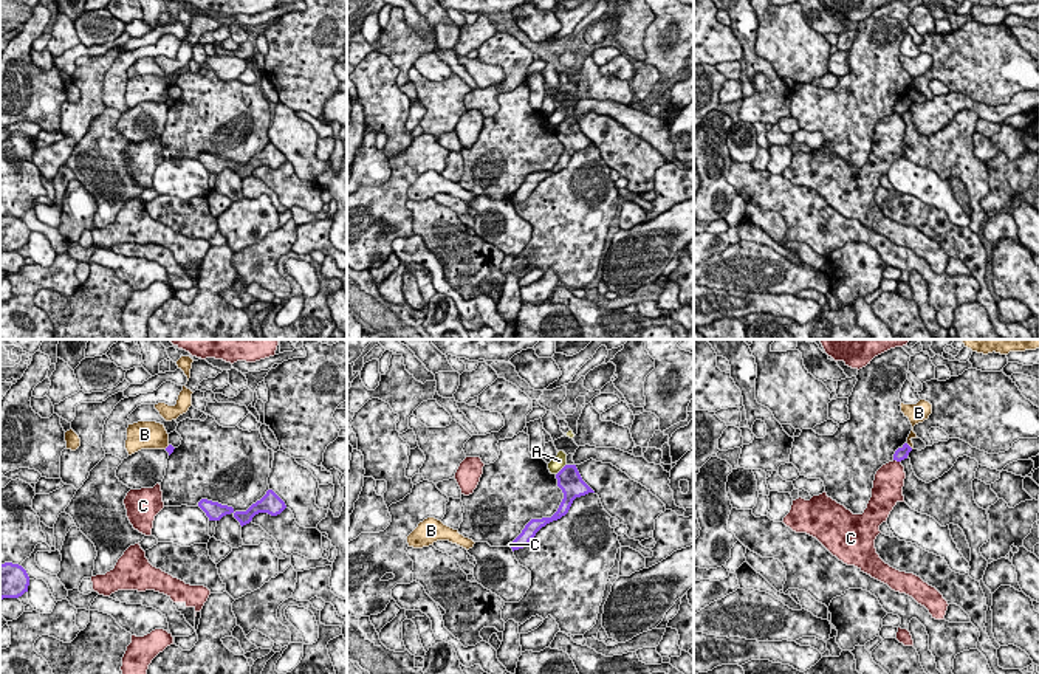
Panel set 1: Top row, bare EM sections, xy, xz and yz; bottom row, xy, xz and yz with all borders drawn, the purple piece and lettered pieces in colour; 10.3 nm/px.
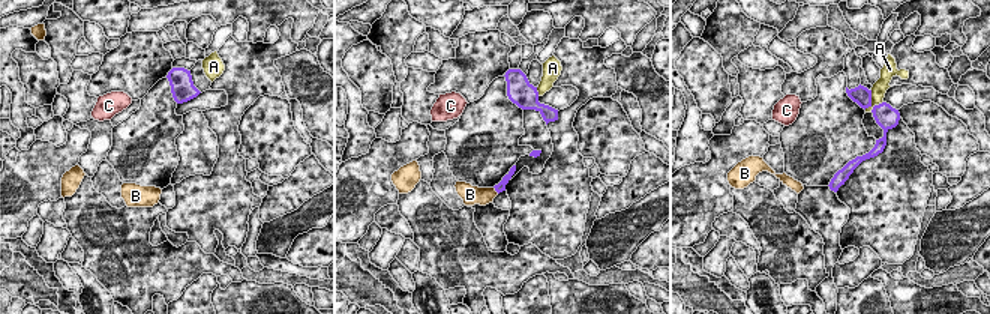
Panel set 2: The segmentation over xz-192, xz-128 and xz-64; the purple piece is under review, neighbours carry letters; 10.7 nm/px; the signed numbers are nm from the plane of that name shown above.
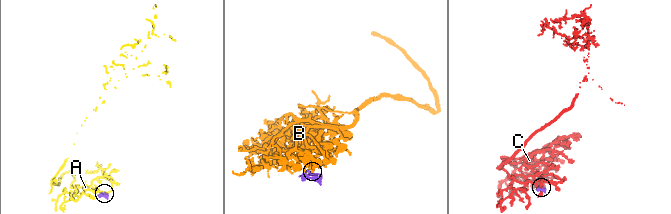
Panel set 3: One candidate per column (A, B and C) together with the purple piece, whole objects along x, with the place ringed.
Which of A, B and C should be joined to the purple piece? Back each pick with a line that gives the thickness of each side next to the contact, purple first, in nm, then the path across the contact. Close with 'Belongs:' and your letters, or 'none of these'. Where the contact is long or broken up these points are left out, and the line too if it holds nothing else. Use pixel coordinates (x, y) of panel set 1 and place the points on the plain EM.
Belongs: none of these

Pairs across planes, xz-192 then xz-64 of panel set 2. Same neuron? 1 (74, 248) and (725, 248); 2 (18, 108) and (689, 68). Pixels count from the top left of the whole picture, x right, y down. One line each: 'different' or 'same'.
1: different
2: different

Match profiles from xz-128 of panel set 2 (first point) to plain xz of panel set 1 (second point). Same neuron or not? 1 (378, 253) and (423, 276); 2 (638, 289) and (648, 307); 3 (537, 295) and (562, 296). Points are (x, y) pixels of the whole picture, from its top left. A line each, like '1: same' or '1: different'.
1: different
2: same
3: different

